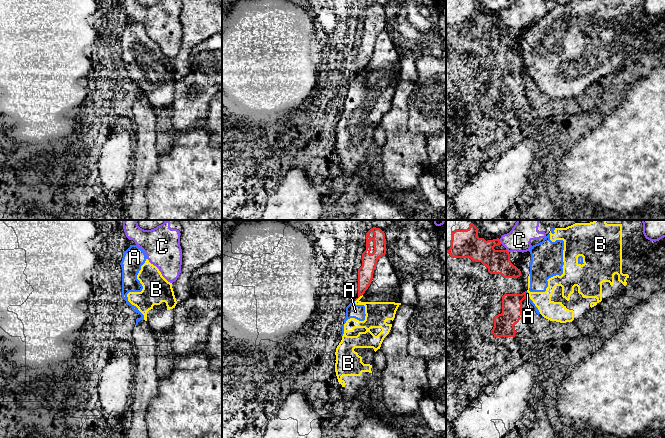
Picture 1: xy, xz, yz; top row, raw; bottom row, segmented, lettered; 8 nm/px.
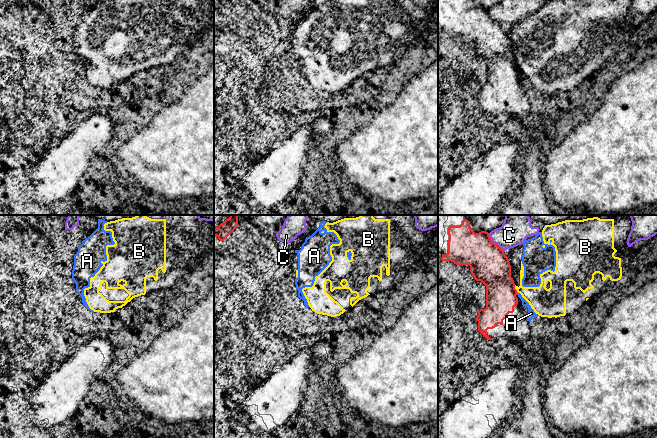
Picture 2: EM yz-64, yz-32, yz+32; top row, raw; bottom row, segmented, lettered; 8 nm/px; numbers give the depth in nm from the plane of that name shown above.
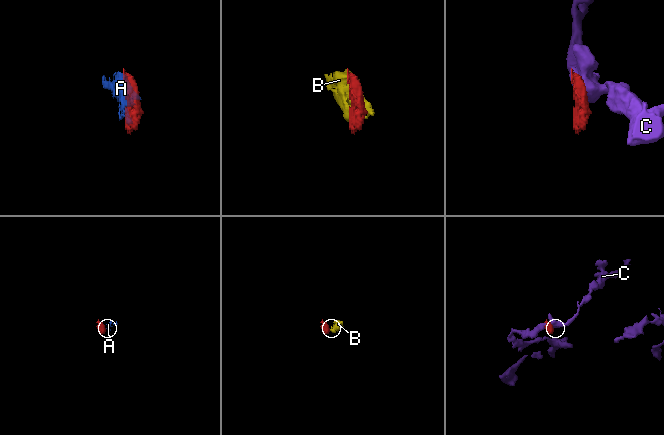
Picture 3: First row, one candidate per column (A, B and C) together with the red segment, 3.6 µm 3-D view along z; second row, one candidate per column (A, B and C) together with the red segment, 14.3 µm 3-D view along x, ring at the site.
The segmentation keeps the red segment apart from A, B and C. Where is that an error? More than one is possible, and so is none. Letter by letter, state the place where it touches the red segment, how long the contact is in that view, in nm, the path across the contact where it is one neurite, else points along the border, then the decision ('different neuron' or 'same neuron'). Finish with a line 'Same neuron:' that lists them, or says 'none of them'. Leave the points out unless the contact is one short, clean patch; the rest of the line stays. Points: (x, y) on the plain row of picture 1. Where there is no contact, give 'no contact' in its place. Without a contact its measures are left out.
A: contact yz (525, 70); length 60 nm; border yz (526, 67), (525, 73); different neuron
B: contact xz (358, 73); length 90 nm; border xz (362, 70), (355, 77); different neuron
C: contact yz (499, 17); length 40 nm; border yz (499, 15), (501, 19); different neuron
Same neuron: none of them

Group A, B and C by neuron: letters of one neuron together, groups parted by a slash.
A B / C

